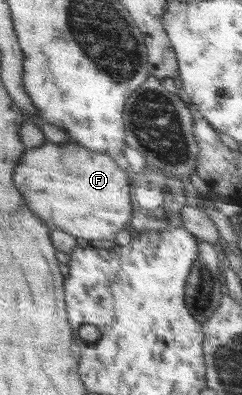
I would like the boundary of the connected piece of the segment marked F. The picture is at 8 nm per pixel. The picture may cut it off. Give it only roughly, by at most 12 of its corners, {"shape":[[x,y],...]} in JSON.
{"shape":[[76,143],[30,149],[28,206],[56,230],[113,239],[133,214],[112,156]]}

